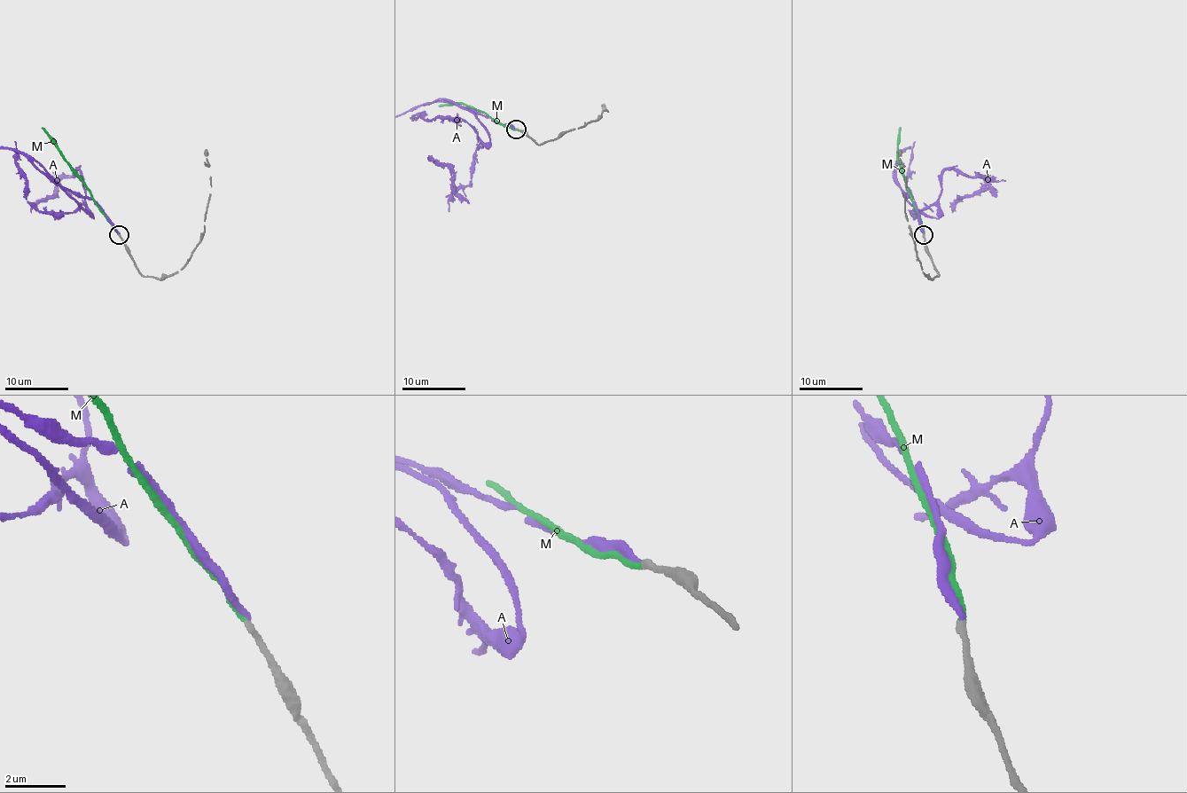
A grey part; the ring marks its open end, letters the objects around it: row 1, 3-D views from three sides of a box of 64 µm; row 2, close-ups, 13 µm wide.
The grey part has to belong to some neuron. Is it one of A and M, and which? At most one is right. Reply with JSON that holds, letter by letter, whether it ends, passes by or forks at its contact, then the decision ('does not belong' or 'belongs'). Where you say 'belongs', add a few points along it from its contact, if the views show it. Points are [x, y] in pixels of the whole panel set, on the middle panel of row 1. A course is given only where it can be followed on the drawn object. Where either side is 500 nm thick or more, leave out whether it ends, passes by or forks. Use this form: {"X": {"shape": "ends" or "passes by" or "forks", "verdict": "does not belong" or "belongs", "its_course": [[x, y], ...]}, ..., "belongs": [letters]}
{"A": {"shape": "ends", "verdict": "does not belong"}, "M": {"shape": "ends", "verdict": "belongs", "its_course": [[515, 129], [464, 104], [439, 105]]}, "belongs": ["M"]}

